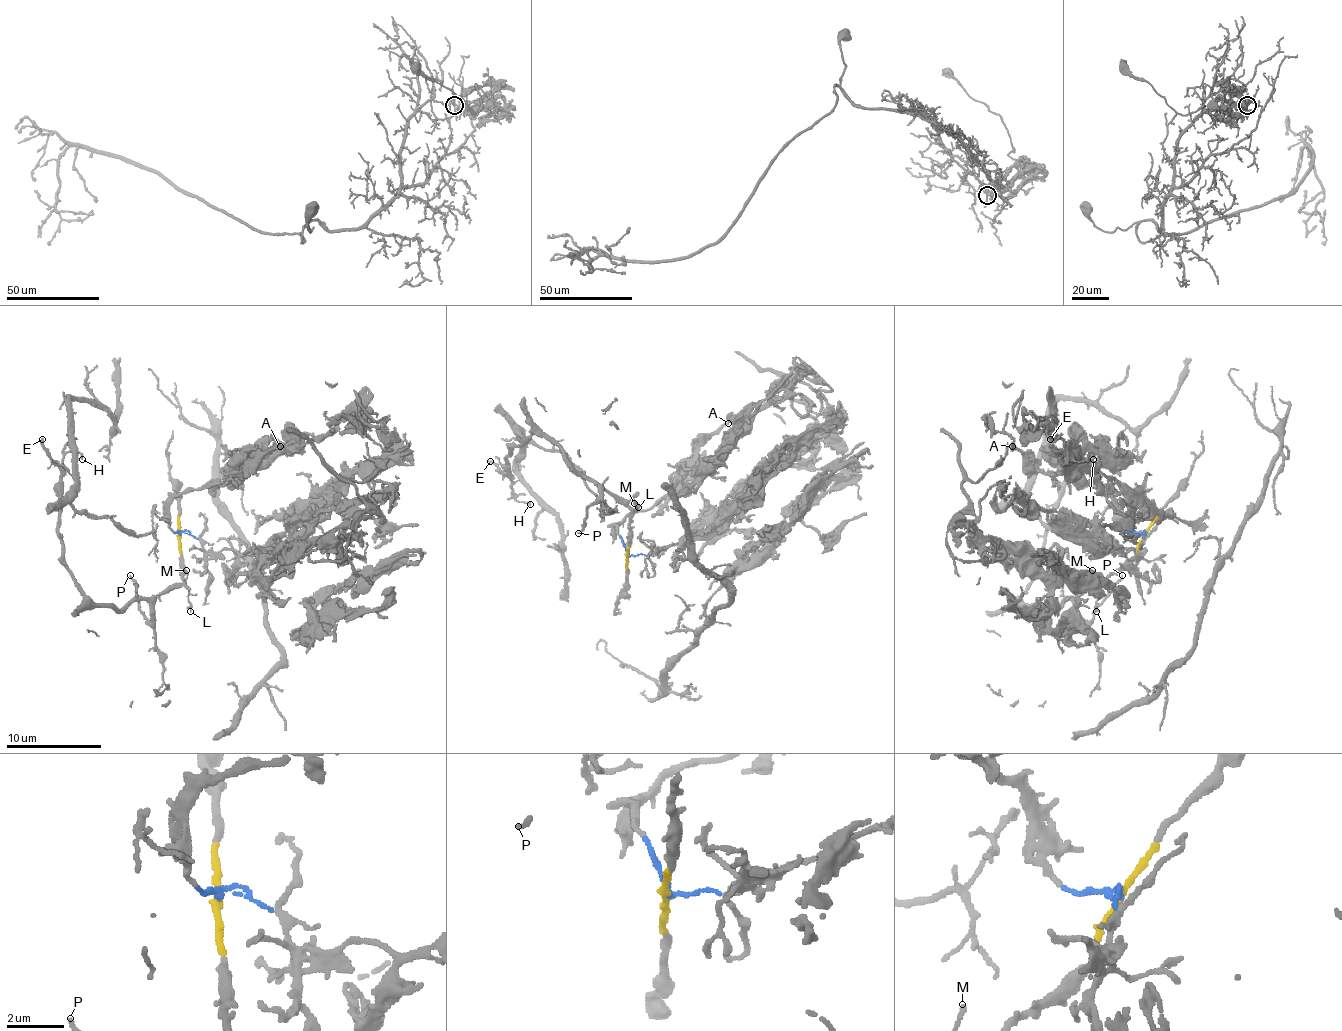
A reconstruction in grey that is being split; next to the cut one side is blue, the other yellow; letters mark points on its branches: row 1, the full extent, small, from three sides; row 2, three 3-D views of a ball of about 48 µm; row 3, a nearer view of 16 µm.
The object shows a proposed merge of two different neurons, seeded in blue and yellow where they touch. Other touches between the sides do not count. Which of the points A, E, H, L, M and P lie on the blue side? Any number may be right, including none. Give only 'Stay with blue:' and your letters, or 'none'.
Stay with blue: A

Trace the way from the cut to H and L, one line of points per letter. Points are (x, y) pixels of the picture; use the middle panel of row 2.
H: (628, 556), (628, 508), (583, 477), (554, 444), (538, 432), (511, 451), (507, 460), (514, 499), (530, 503)
L: (628, 556), (628, 518), (638, 508)

